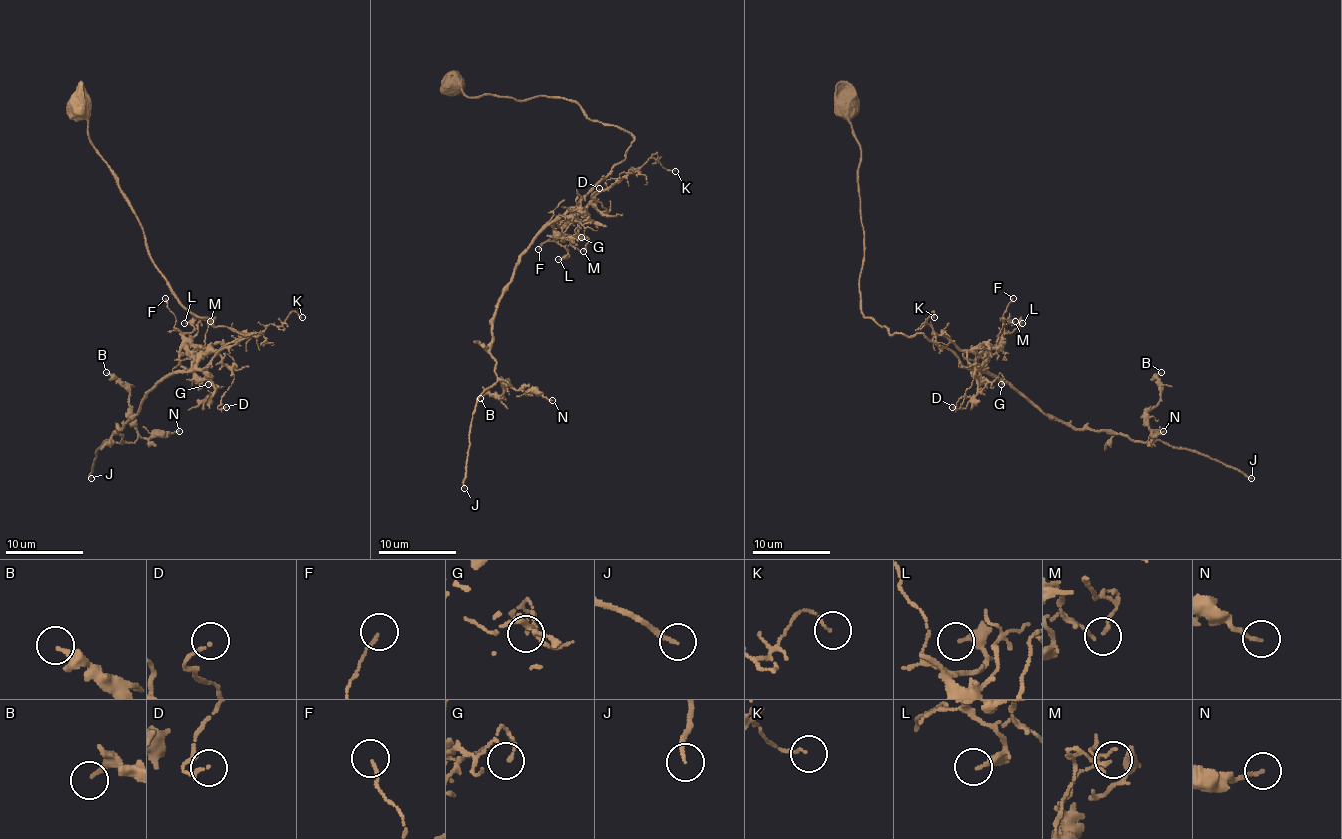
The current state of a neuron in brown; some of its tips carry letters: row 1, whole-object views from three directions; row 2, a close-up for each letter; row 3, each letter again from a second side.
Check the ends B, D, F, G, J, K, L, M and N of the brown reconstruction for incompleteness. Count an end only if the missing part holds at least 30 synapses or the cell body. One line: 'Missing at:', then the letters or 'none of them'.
Missing at: J

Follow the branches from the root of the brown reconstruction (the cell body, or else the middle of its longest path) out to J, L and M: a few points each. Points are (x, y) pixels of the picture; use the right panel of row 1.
J: (844, 106), (860, 147), (866, 317), (891, 335), (921, 333), (1077, 429), (1197, 450), (1251, 478)
L: (844, 106), (842, 114), (860, 147), (860, 311), (891, 335), (921, 333), (956, 352), (983, 354), (1022, 323)
M: (844, 106), (860, 147), (860, 311), (891, 335), (921, 333), (956, 352), (993, 348), (1003, 319), (1015, 321)

